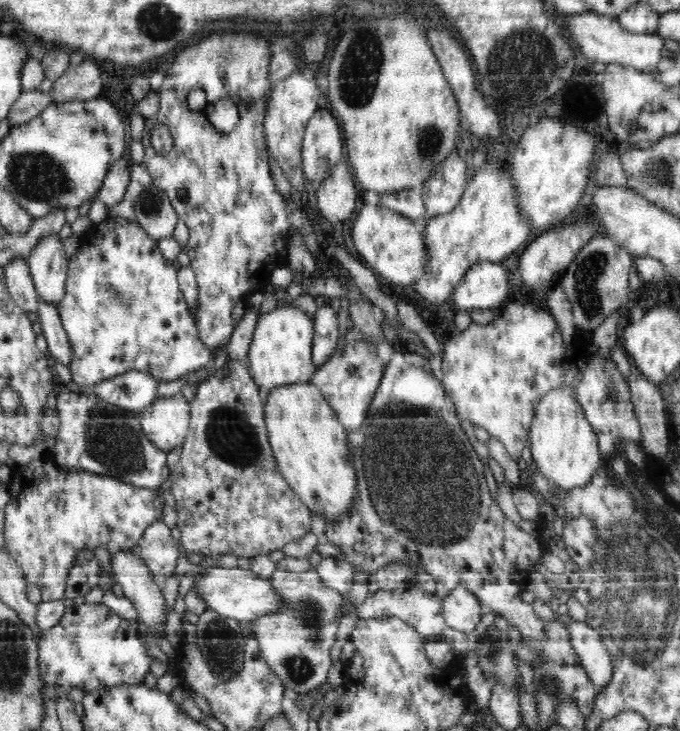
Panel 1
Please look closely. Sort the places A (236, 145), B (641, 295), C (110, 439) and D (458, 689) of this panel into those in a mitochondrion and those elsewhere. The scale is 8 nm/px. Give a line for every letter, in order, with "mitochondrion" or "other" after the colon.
A: other
B: other
C: mitochondrion
D: other

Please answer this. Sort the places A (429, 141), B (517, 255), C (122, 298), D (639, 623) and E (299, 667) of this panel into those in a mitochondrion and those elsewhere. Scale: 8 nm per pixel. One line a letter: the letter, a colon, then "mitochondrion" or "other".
A: mitochondrion
B: other
C: mitochondrion
D: mitochondrion
E: mitochondrion

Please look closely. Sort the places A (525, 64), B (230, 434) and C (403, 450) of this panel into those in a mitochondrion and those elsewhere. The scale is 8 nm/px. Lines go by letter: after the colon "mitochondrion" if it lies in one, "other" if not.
A: mitochondrion
B: mitochondrion
C: mitochondrion

